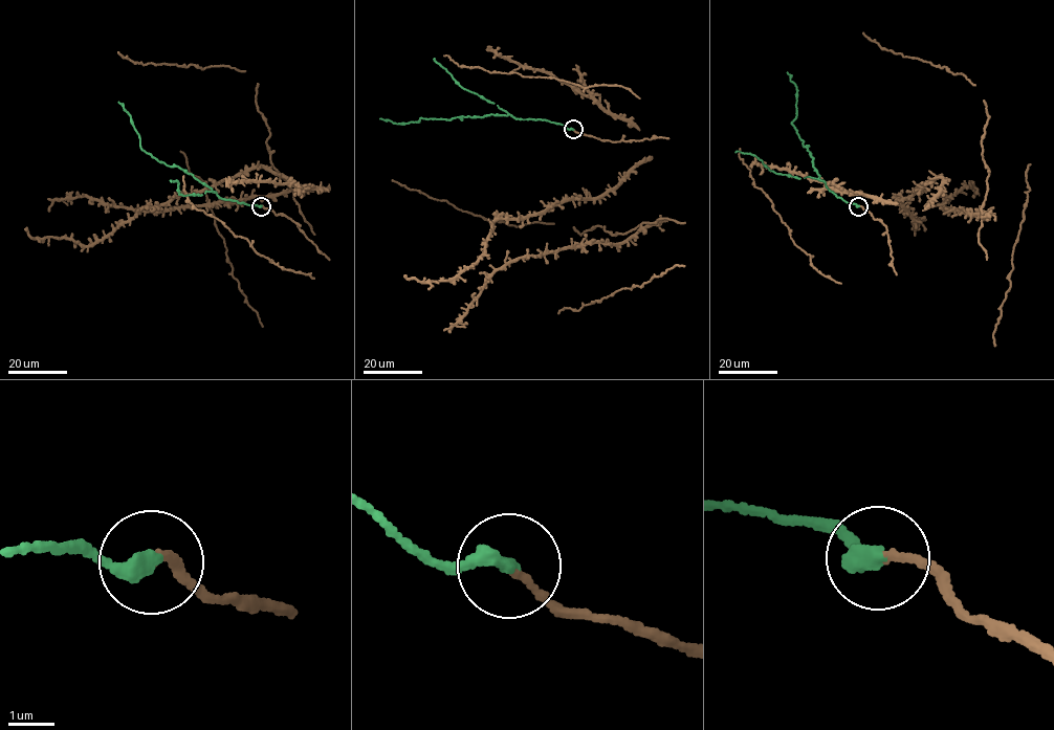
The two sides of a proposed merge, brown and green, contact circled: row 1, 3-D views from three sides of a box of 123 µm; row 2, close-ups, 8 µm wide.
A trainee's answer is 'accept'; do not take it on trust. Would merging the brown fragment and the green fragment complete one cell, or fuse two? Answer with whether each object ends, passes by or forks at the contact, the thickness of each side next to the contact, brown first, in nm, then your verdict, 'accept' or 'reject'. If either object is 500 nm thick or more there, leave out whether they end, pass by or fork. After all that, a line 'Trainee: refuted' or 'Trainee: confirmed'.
brown ends | green ends | 150/380 nm | accept
Trainee: confirmed

